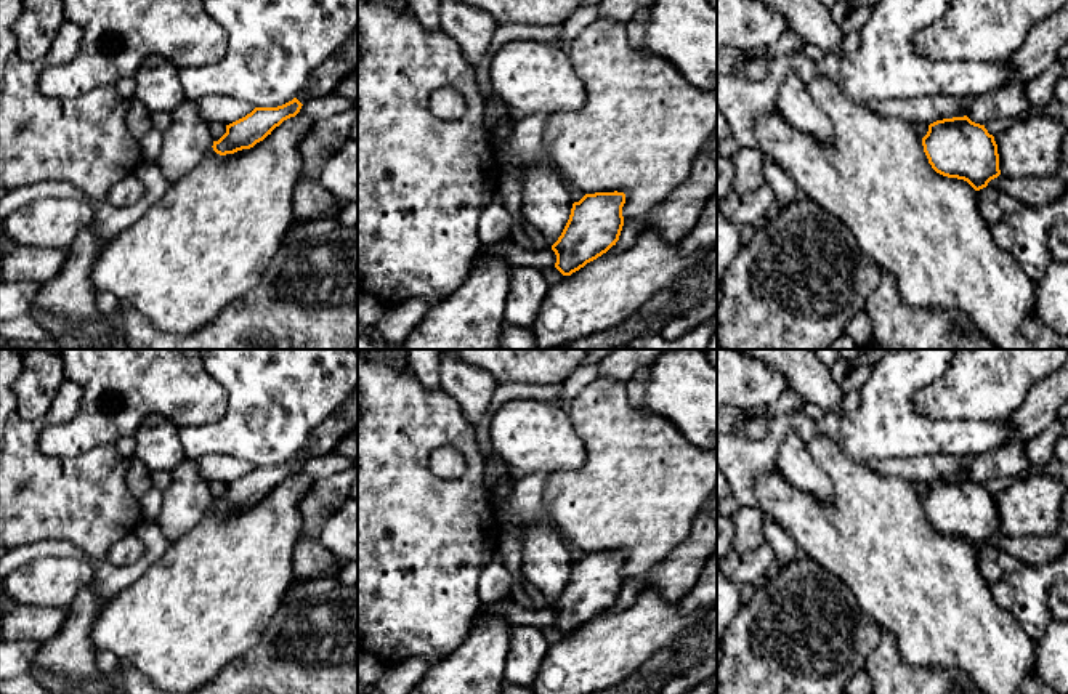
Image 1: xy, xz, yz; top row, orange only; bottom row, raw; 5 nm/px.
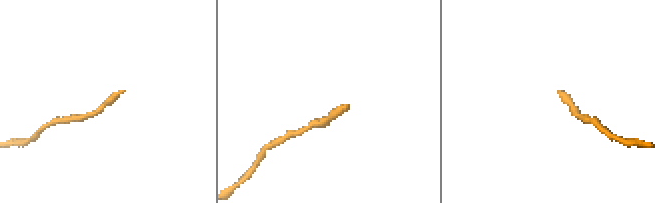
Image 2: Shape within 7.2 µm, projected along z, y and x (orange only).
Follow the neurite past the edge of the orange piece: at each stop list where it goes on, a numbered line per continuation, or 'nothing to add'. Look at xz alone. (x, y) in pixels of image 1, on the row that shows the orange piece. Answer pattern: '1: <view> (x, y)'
nothing to add

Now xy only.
1: xy (321, 82)

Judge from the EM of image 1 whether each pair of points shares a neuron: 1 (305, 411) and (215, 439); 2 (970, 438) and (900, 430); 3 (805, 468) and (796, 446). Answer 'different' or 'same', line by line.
1: same
2: same
3: same

